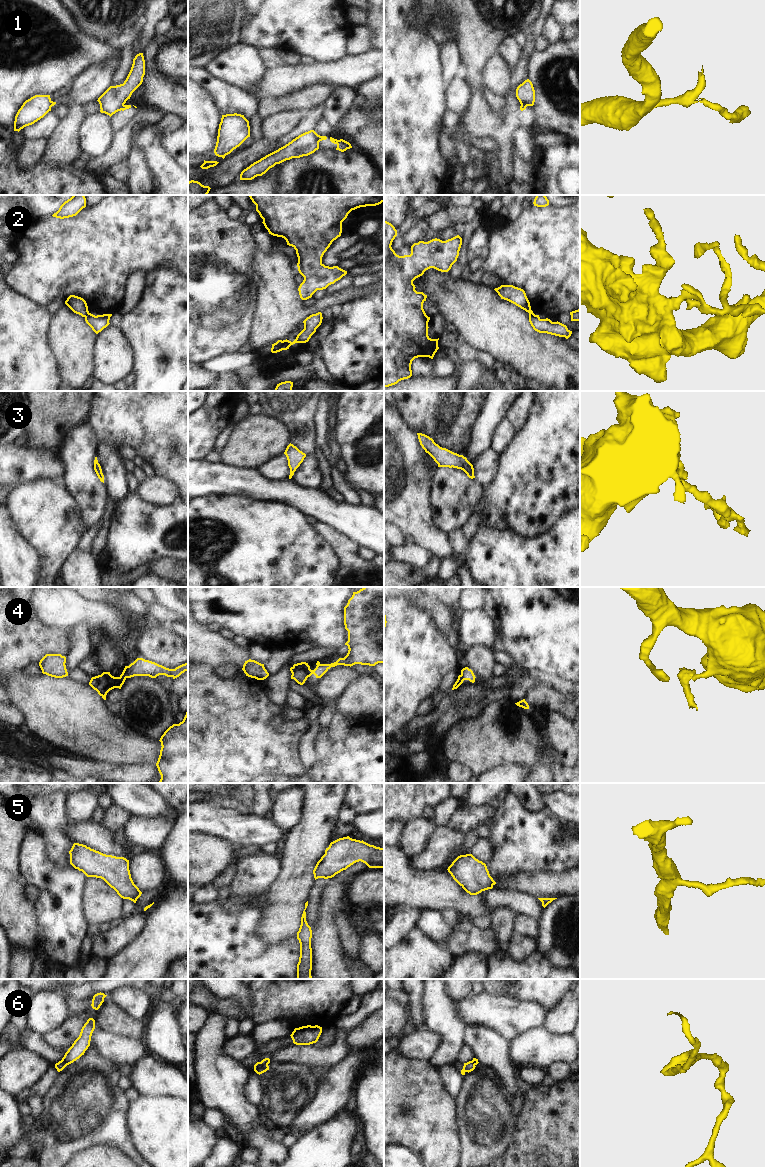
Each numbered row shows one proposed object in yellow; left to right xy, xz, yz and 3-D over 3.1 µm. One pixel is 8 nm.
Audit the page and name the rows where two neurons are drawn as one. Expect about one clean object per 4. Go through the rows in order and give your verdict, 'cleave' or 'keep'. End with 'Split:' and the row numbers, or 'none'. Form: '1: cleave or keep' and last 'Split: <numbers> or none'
1: cleave
2: cleave
3: keep
4: cleave
5: keep
6: cleave
Split: 1, 2, 4, 6

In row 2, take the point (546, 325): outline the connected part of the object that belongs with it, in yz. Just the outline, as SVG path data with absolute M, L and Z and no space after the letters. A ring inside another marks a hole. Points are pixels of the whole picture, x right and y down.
M529 315L529 322L533 329L539 333L547 333L568 339L572 331L560 322L552 322L550 319L541 319L539 315Z

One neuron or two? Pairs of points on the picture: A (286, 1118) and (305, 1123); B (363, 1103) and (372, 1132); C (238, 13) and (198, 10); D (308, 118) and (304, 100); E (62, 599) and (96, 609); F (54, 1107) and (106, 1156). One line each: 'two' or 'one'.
A: two
B: one
C: one
D: two
E: one
F: two

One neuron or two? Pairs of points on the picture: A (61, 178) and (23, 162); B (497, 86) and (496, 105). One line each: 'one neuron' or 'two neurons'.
A: two neurons
B: two neurons

